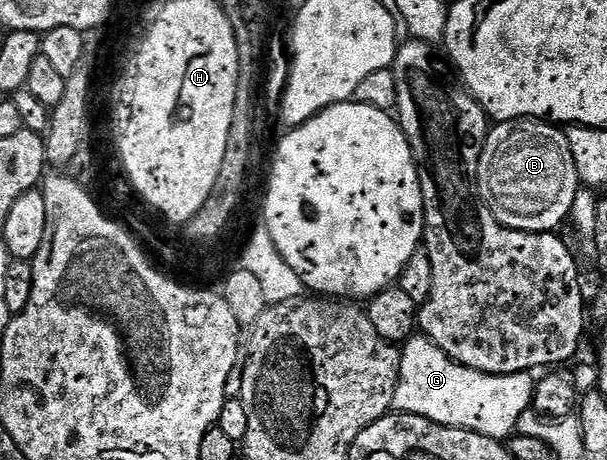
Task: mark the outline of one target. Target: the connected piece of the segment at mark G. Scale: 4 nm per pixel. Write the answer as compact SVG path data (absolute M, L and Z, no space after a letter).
M415 334L400 351L399 380L392 409L396 413L419 415L442 426L461 427L505 440L516 431L524 412L532 407L535 383L533 380L529 388L523 388L523 372L494 375L465 368L427 337Z

